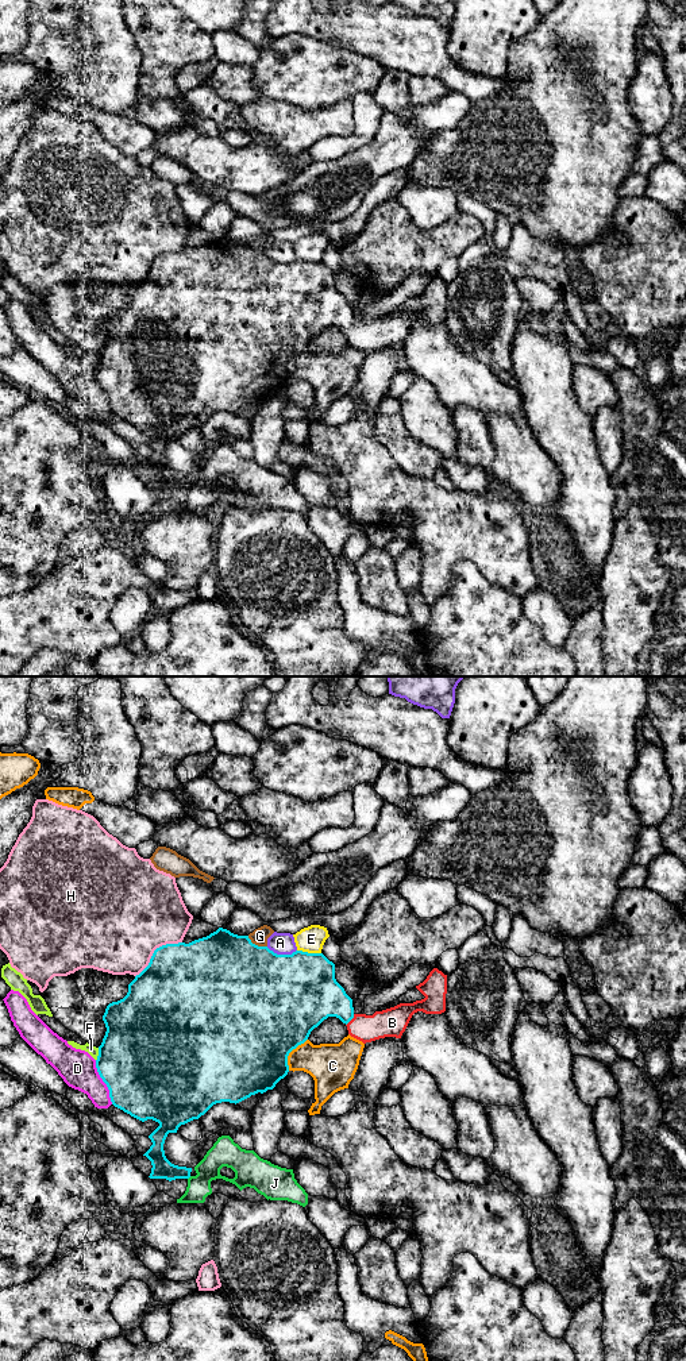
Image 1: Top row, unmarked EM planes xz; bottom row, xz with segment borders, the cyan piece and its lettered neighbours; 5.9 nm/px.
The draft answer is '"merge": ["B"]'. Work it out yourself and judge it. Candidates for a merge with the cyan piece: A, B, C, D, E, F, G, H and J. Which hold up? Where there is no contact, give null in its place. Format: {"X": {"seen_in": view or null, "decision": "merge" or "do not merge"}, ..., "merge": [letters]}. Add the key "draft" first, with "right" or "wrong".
{"draft": "right", "A": {"seen_in": "xz", "decision": "do not merge"}, "B": {"seen_in": "xz", "decision": "merge"}, "C": {"seen_in": "xz", "decision": "do not merge"}, "D": {"seen_in": "xz", "decision": "do not merge"}, "E": {"seen_in": "xz", "decision": "do not merge"}, "F": {"seen_in": "xz", "decision": "do not merge"}, "G": {"seen_in": "xz", "decision": "do not merge"}, "H": {"seen_in": "xz", "decision": "do not merge"}, "J": {"seen_in": null, "decision": "do not merge"}, "merge": ["B"]}

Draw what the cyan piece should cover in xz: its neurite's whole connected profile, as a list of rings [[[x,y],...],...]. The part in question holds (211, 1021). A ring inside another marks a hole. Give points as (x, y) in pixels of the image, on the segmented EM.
[[[219,928],[189,944],[166,944],[154,951],[149,965],[128,984],[127,995],[105,1009],[103,1021],[107,1032],[99,1046],[96,1068],[115,1107],[142,1122],[153,1119],[159,1123],[149,1136],[153,1145],[143,1154],[153,1165],[149,1177],[169,1181],[189,1179],[192,1168],[174,1165],[165,1156],[163,1144],[169,1133],[177,1133],[181,1125],[199,1119],[216,1103],[236,1104],[251,1095],[273,1090],[289,1072],[289,1053],[304,1044],[311,1032],[328,1017],[339,1018],[351,1037],[366,1044],[385,1037],[401,1038],[417,1011],[446,1011],[447,975],[433,968],[416,988],[424,999],[400,1003],[373,1015],[355,1014],[352,999],[335,979],[335,964],[323,953],[296,951],[292,955],[277,955],[267,946],[253,944],[248,936]]]

